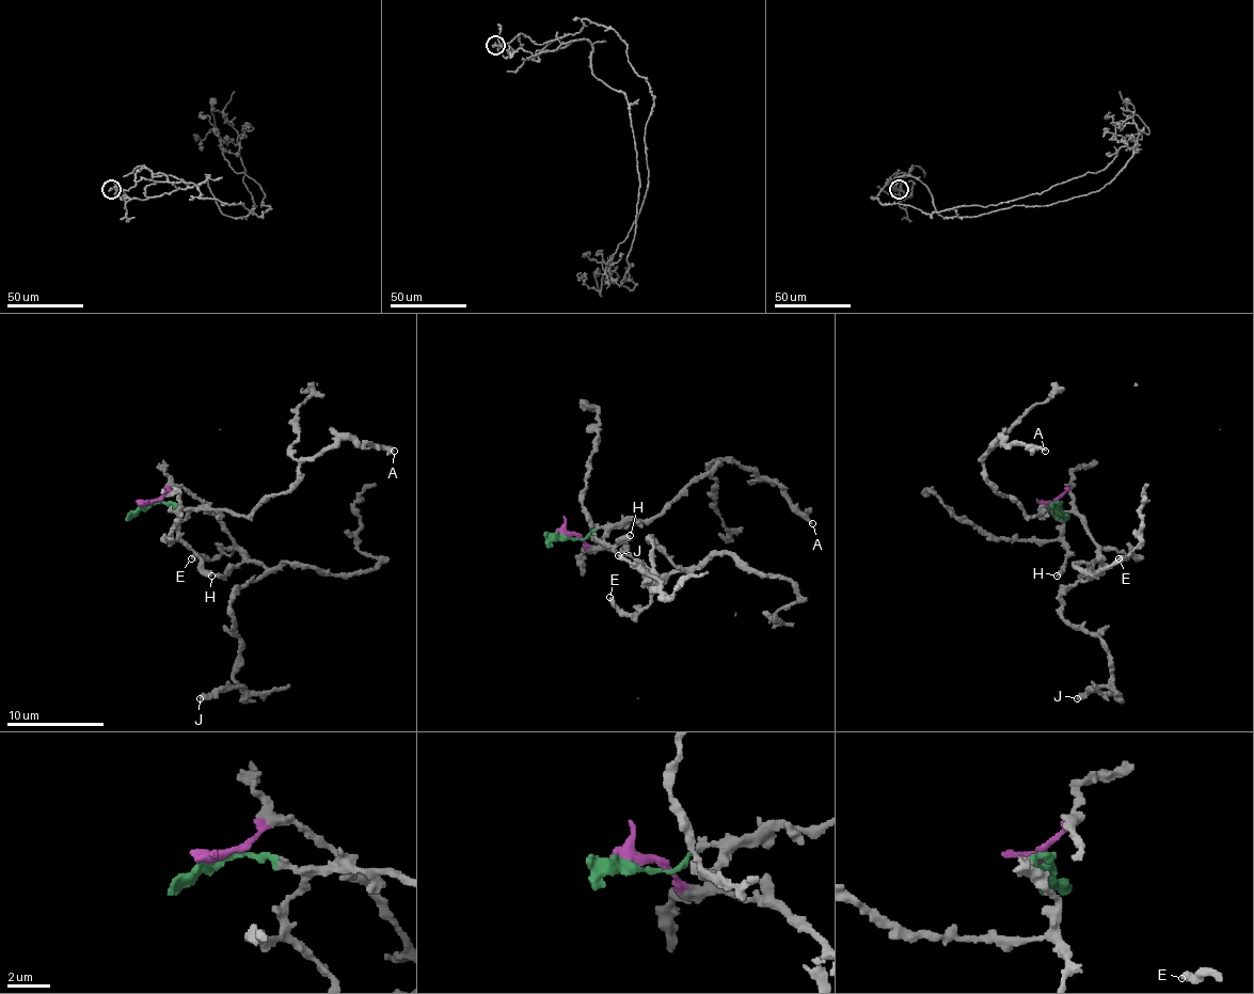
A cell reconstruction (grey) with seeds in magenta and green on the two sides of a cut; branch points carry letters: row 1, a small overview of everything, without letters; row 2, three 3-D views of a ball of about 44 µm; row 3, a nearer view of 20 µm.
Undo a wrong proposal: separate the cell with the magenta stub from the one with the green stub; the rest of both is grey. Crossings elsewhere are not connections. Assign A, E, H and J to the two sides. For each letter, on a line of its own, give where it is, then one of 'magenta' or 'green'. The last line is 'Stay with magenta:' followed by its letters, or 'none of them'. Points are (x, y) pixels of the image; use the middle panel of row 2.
A: at (812, 523); green
E: at (609, 597); magenta
H: at (630, 535); green
J: at (618, 555); magenta
Stay with magenta: E, J

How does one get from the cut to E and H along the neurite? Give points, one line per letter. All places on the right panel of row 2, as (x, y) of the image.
E: (1056, 506), (1056, 502), (1069, 489), (1073, 508), (1096, 546), (1136, 557), (1118, 557)
H: (1058, 506), (1050, 508), (1063, 523), (1067, 557), (1058, 574)

